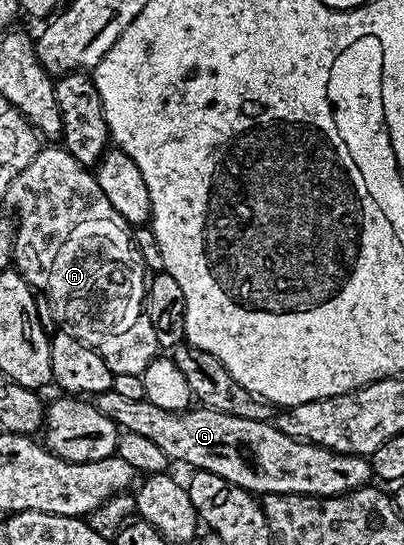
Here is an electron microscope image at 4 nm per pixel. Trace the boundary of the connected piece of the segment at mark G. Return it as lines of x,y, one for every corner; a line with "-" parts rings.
114,389
105,394
97,394
94,404
110,420
114,420
121,431
146,436
153,444
158,444
162,452
173,463
185,462
192,466
193,471
205,470
214,472
214,476
222,476
222,480
230,480
243,490
251,494
263,496
266,494
301,494
311,498
338,498
346,494
353,494
355,490
363,490
373,481
371,461
359,454
336,454
321,446
309,442
300,442
296,438
286,436
279,425
271,421
259,422
258,420
242,420
242,416
230,416
226,412
209,410
207,408
190,408
185,412
163,410
147,400
126,400

